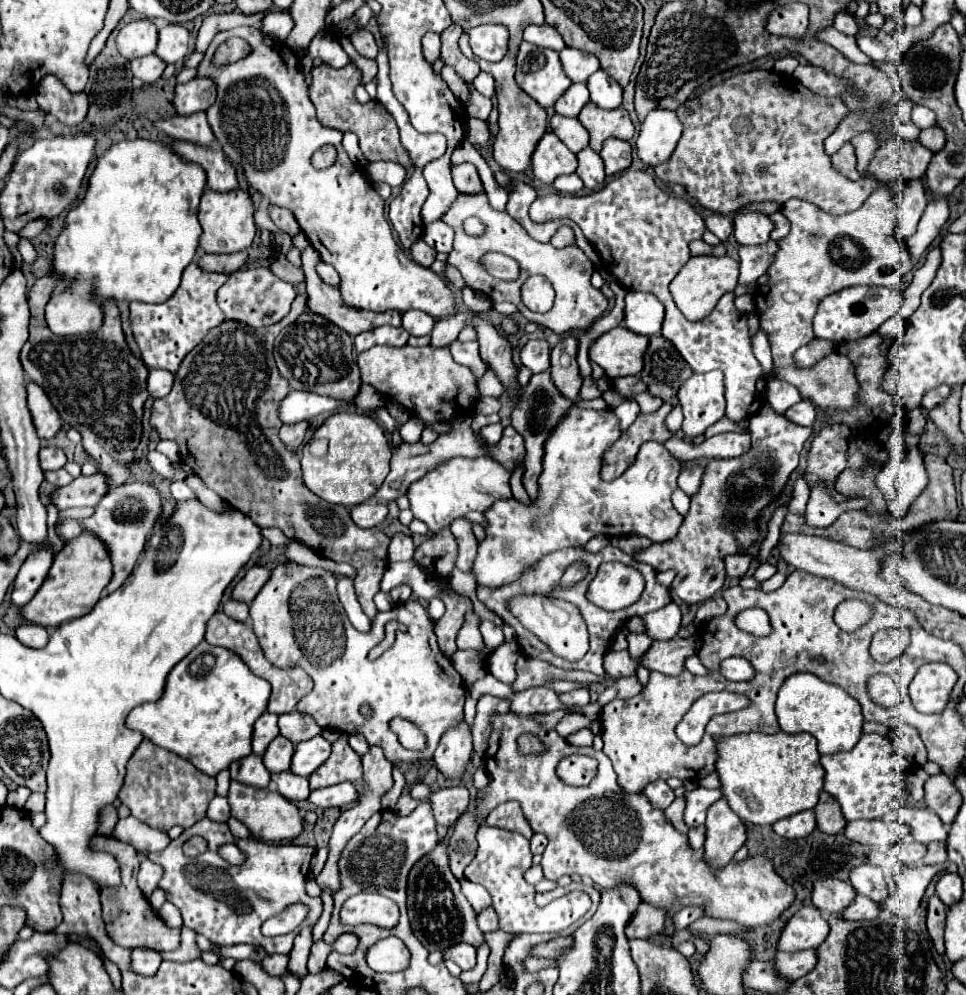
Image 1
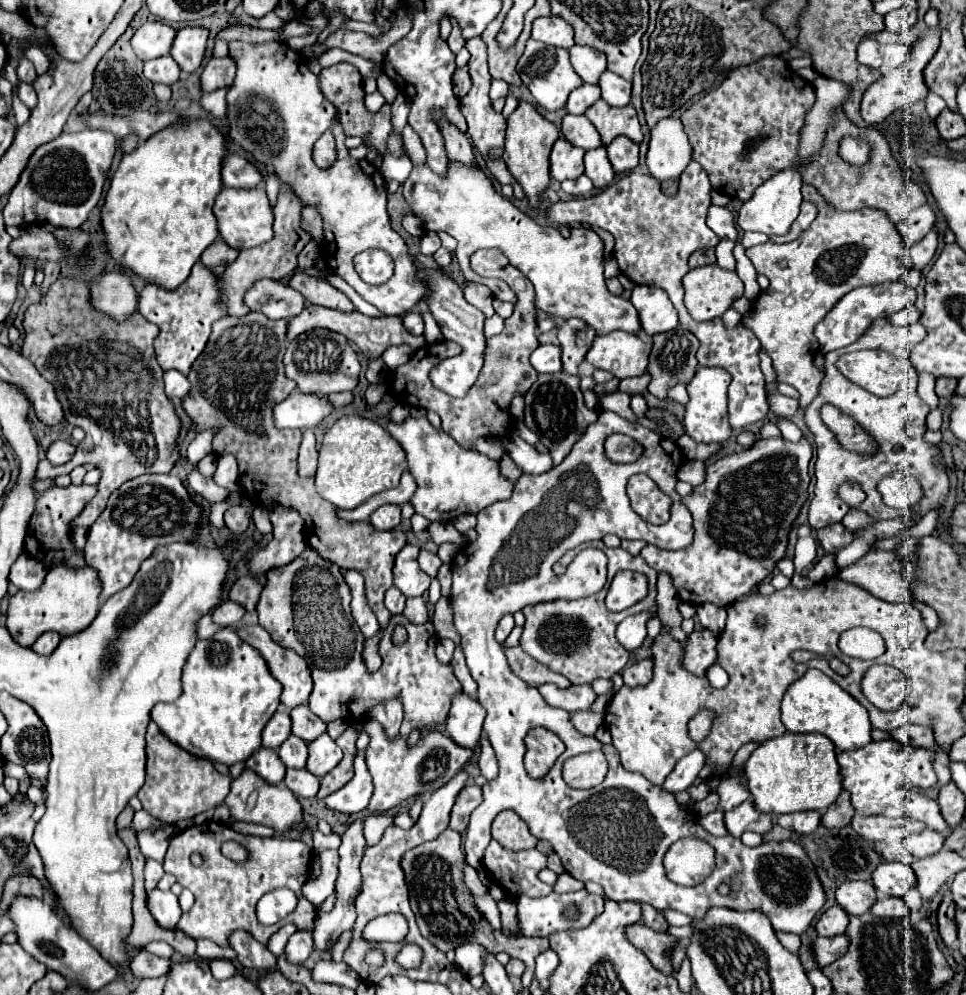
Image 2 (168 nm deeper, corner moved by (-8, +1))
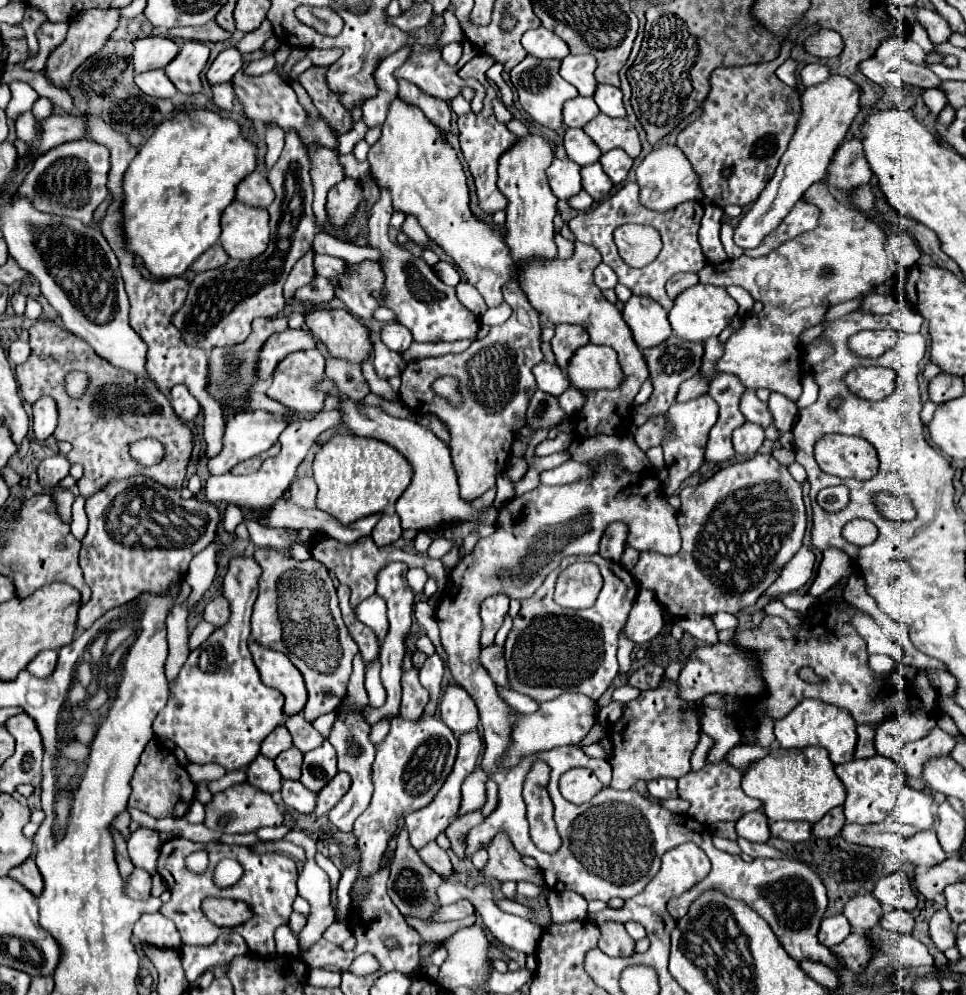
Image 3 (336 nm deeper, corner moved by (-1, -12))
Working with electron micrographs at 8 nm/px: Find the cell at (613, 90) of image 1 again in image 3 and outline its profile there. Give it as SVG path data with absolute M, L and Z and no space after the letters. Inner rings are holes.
M599 84L595 90L595 102L599 106L599 110L611 118L623 118L625 116L625 108L623 108L623 96L621 90L609 84Z

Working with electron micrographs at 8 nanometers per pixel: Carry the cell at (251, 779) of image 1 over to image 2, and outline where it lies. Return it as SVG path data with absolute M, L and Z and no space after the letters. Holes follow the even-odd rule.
M260 747L246 761L246 767L252 769L254 773L258 773L268 783L280 783L286 775L286 765L280 761L278 753L274 749L266 749L266 747Z

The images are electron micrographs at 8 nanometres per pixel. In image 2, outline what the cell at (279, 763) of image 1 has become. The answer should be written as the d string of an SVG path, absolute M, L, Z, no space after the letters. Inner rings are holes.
M290 735L280 747L278 747L278 755L282 759L282 763L286 767L294 767L294 769L304 769L306 767L306 759L308 759L308 745L306 741L302 741L296 735Z

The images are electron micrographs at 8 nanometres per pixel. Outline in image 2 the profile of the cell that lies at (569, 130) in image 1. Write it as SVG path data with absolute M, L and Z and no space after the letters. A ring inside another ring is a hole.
M566 115L562 121L562 135L576 147L596 149L602 145L602 139L586 115Z

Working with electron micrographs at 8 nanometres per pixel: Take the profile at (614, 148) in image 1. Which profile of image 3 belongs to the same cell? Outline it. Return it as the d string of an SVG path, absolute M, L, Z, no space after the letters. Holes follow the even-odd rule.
M609 150L599 158L599 162L603 166L603 172L611 178L615 186L619 186L627 178L627 172L633 166L631 156L627 156L623 150Z

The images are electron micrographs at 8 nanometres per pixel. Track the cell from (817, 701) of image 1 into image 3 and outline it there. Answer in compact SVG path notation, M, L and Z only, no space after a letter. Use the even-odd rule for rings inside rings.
M815 698L801 700L785 718L775 722L775 738L779 740L781 748L805 748L805 746L821 746L829 752L833 764L843 764L853 758L855 744L857 744L857 724L833 704L823 704Z

